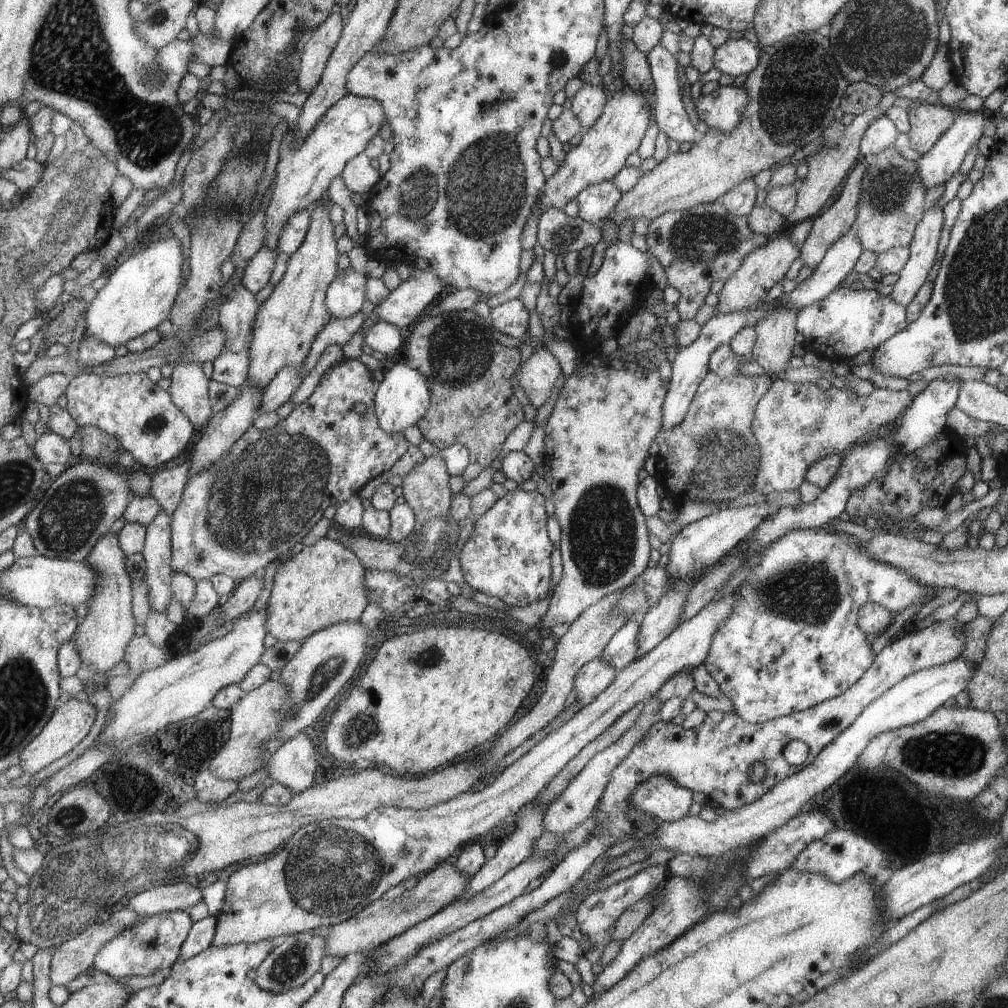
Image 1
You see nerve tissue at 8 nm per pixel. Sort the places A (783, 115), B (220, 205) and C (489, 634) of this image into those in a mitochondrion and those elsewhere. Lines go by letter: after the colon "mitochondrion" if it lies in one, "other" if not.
A: mitochondrion
B: other
C: other

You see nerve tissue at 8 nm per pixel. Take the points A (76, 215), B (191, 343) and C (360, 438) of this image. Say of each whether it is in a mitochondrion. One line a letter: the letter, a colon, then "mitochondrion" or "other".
A: mitochondrion
B: other
C: other

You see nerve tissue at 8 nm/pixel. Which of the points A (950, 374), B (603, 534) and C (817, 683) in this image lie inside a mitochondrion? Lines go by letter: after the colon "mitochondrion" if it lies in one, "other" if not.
A: other
B: mitochondrion
C: other

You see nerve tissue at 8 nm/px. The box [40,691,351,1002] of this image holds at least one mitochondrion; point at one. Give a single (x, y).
(293, 963)

